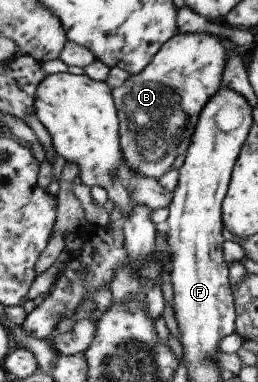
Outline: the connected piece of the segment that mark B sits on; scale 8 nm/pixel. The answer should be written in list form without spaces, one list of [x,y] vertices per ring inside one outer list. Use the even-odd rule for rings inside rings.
[[[179,33],[161,49],[158,55],[152,59],[152,62],[139,74],[131,75],[130,78],[118,88],[114,89],[115,103],[119,108],[119,117],[121,122],[121,145],[125,156],[124,162],[135,172],[136,176],[148,177],[153,179],[162,179],[173,167],[172,164],[176,162],[176,158],[183,154],[186,156],[191,147],[194,133],[197,129],[197,124],[200,120],[200,115],[203,114],[204,107],[211,102],[215,94],[224,86],[222,77],[224,76],[225,68],[229,59],[229,48],[227,42],[220,37],[214,36],[211,33]]]

